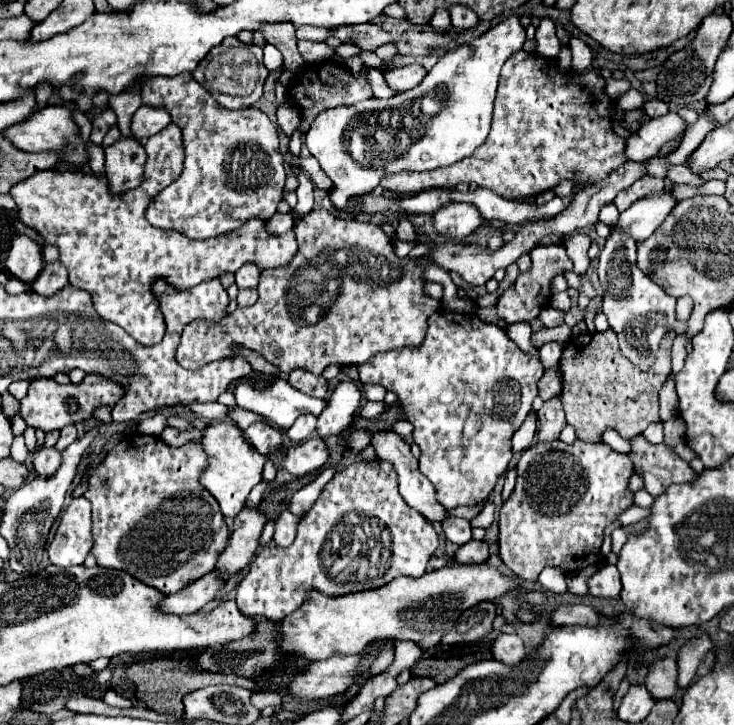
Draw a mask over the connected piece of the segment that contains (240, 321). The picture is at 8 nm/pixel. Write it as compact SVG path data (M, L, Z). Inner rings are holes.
M316 208L294 224L294 234L298 240L298 254L286 266L262 270L258 302L248 308L238 306L220 322L198 320L198 326L188 328L182 336L182 358L188 358L200 368L208 362L230 356L230 346L238 342L260 352L282 372L304 368L314 374L322 374L322 370L330 364L358 366L378 352L418 346L418 342L422 342L426 334L426 320L438 310L438 300L422 292L422 268L412 258L400 260L394 254L390 238L378 224L342 220L324 208Z

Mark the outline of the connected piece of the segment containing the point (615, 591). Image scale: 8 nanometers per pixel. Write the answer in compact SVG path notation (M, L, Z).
M606 564L604 568L600 568L588 582L590 594L592 596L600 596L600 598L616 598L622 590L620 586L620 574L618 568L612 564Z

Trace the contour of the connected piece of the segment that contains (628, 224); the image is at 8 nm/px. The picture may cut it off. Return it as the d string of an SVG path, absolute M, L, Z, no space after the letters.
M670 192L642 198L620 214L616 228L626 236L634 238L636 242L644 242L662 224L662 220L670 214L674 206L676 206L676 200L670 196Z

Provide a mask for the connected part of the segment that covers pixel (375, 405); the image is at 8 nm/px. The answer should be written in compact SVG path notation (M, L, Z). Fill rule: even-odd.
M366 402L364 406L362 406L362 410L360 410L360 414L364 416L364 418L374 418L374 416L378 416L378 414L382 414L384 412L384 402Z

